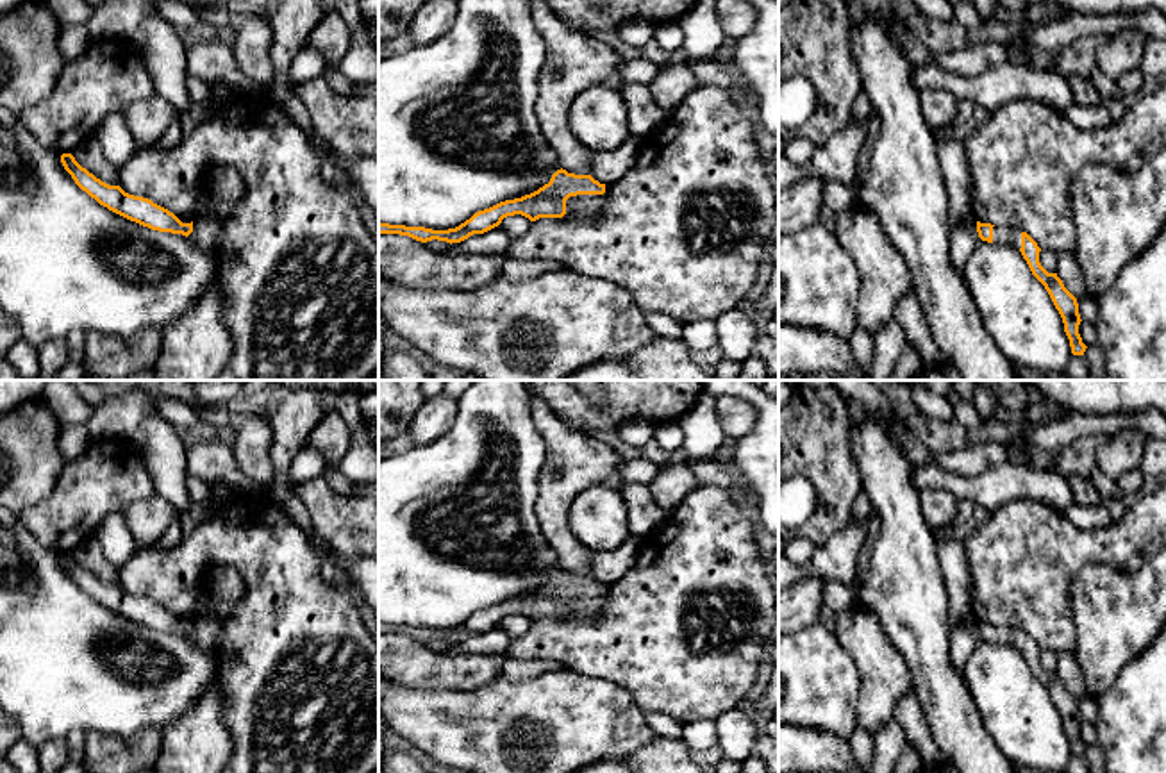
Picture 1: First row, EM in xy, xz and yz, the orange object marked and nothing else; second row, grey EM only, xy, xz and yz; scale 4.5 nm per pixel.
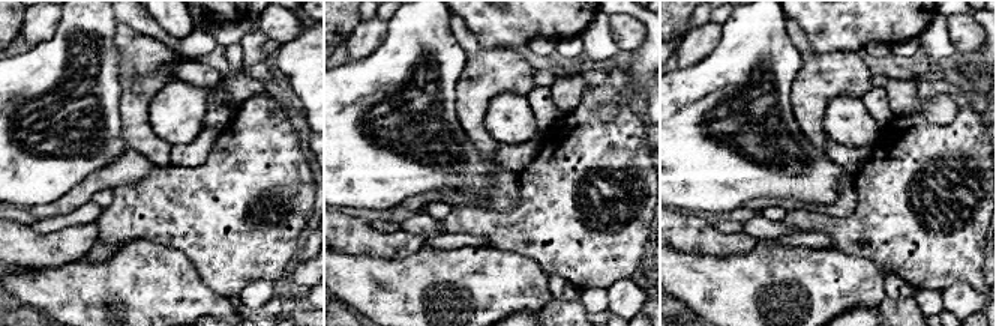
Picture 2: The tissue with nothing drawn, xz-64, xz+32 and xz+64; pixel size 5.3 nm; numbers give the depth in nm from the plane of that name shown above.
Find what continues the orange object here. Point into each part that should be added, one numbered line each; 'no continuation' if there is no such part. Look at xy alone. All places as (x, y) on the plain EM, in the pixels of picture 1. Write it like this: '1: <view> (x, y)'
no continuation

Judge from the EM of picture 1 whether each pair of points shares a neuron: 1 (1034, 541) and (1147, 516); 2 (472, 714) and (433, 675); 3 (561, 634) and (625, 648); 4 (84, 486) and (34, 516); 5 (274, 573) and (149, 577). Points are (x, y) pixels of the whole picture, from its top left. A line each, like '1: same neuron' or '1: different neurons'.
1: same neuron
2: different neurons
3: same neuron
4: same neuron
5: same neuron

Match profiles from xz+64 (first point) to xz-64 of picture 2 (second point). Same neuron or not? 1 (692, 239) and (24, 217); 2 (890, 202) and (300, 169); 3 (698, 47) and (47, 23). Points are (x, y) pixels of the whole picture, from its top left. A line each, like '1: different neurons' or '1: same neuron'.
1: different neurons
2: same neuron
3: same neuron

